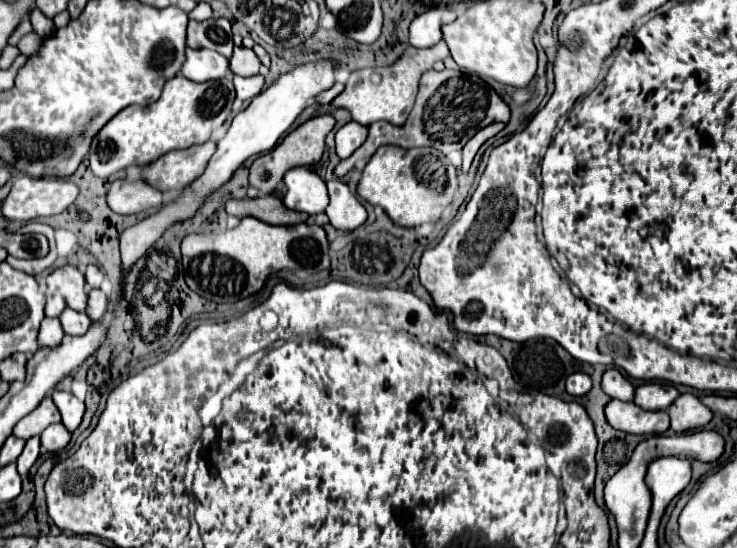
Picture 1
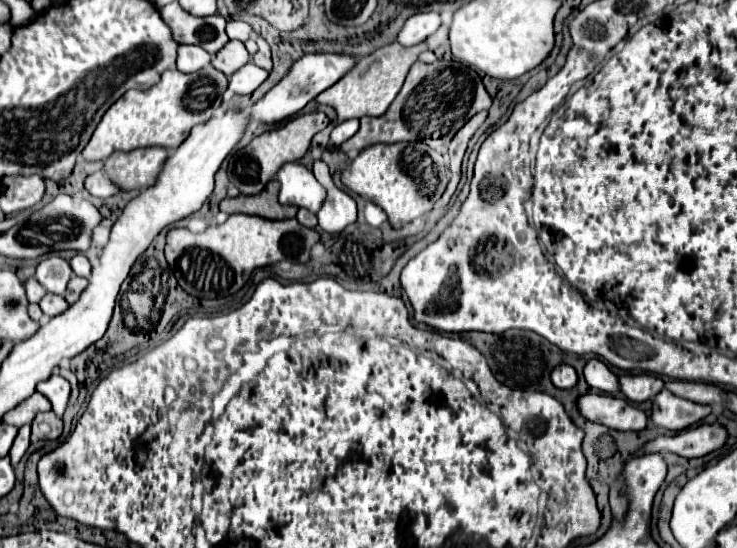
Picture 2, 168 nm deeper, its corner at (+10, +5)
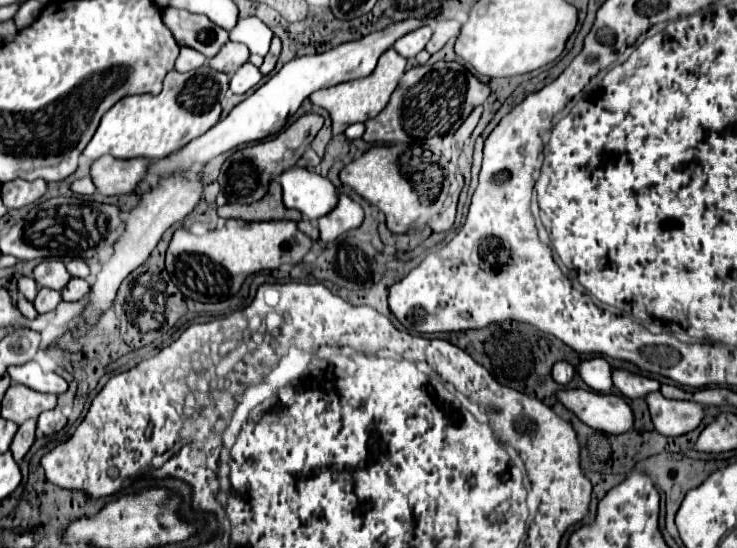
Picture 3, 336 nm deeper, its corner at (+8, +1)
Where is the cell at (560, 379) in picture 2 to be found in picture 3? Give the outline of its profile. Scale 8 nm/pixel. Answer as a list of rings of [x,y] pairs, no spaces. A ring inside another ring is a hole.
[[[557,362],[557,364],[553,366],[553,380],[555,380],[557,384],[561,384],[561,386],[569,384],[569,382],[573,380],[573,374],[575,374],[575,370],[573,370],[573,366],[567,364],[567,362]]]

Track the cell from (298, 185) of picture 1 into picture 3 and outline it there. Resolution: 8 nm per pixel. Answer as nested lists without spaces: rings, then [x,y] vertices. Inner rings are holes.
[[[291,168],[279,176],[279,184],[283,186],[283,202],[287,208],[299,210],[309,220],[319,220],[321,216],[329,214],[337,204],[337,188],[323,176],[303,170],[303,168]]]

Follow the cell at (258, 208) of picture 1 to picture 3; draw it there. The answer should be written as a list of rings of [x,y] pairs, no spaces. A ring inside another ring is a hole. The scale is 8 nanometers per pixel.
[[[273,180],[269,192],[253,204],[225,204],[217,208],[221,218],[241,218],[247,222],[269,222],[269,220],[301,220],[301,212],[285,208],[281,200],[281,186]]]

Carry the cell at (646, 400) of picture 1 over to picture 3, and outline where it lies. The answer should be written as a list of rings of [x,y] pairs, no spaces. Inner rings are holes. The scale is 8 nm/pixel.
[[[615,370],[613,372],[613,384],[615,388],[621,390],[623,396],[637,400],[637,398],[645,398],[651,392],[659,390],[659,382],[655,378],[647,378],[641,374],[631,374],[627,370]]]

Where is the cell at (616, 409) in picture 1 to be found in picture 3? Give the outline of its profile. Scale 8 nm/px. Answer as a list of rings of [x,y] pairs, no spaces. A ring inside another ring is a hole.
[[[563,390],[559,400],[587,426],[605,434],[623,434],[633,428],[633,412],[621,396],[591,390]]]

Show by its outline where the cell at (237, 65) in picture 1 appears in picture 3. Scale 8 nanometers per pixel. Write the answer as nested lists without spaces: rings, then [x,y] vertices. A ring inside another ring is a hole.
[[[229,42],[223,46],[223,50],[213,56],[209,60],[209,66],[219,70],[219,72],[225,72],[225,74],[235,74],[235,70],[239,70],[245,62],[249,60],[249,50],[245,44],[237,44],[237,42]]]

